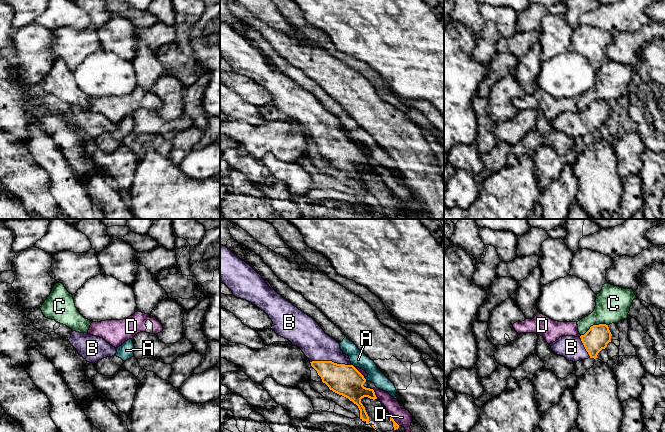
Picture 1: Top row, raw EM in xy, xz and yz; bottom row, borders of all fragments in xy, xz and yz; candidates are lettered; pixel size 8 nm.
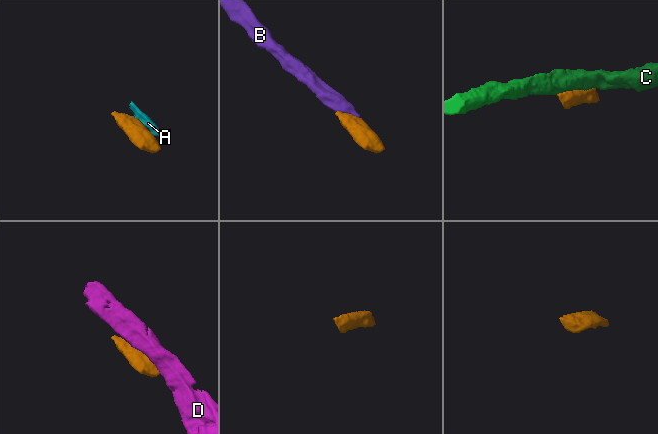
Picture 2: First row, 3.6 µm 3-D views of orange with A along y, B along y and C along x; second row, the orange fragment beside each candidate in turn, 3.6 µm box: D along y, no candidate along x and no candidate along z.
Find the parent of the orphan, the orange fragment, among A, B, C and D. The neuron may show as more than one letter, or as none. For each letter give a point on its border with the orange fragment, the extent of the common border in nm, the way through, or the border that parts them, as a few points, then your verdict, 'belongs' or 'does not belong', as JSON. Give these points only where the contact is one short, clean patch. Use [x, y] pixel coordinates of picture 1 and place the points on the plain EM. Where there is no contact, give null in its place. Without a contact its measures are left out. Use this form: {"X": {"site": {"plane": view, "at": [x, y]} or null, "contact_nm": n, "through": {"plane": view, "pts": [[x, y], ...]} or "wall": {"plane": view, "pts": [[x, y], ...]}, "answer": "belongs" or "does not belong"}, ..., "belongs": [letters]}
{"A": {"site": {"plane": "xz", "at": [364, 154]}, "contact_nm": 50, "wall": {"plane": "xz", "pts": [[363, 152], [366, 156]]}, "answer": "does not belong"}, "B": {"site": {"plane": "xz", "at": [330, 137]}, "contact_nm": 320, "through": {"plane": "xz", "pts": [[346, 156], [330, 137], [316, 121]]}, "answer": "belongs"}, "C": {"site": {"plane": "yz", "at": [594, 101]}, "contact_nm": 240, "answer": "does not belong"}, "D": {"site": {"plane": "xz", "at": [374, 169]}, "contact_nm": 80, "answer": "does not belong"}, "belongs": ["B"]}

